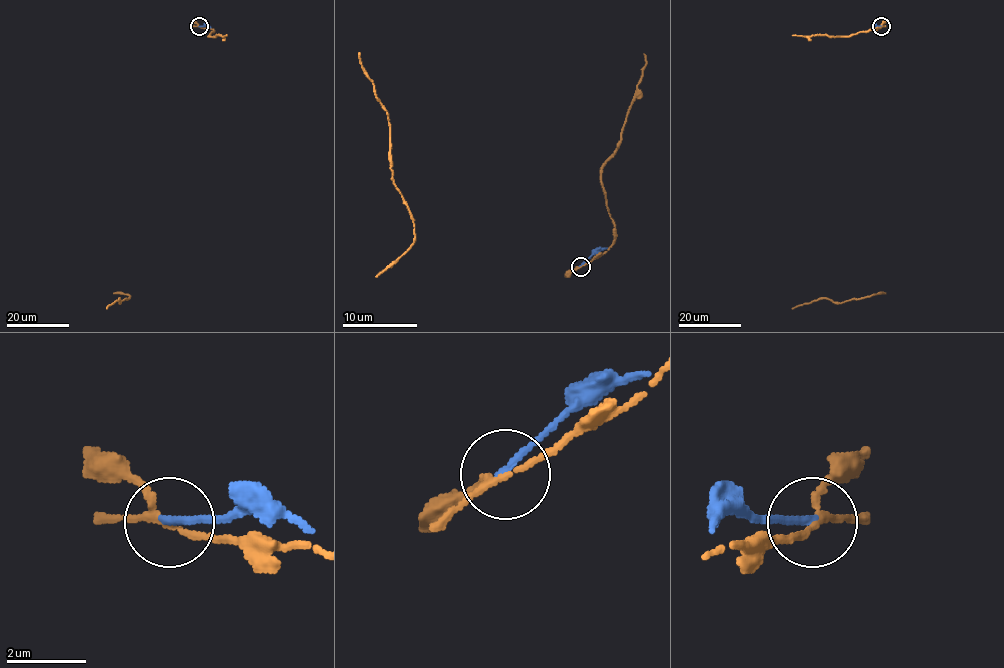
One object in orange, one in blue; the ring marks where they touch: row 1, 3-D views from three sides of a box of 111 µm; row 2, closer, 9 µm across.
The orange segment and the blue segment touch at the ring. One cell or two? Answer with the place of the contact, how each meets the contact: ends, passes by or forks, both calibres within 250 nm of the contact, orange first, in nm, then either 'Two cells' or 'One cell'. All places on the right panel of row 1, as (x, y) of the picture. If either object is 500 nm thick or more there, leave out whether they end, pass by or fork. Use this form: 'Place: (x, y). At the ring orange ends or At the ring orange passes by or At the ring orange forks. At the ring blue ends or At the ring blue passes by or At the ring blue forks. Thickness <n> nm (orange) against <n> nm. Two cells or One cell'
Place: (881, 26). At the ring orange forks. At the ring blue ends. Thickness 140 nm (orange) against 180 nm. Two cells

